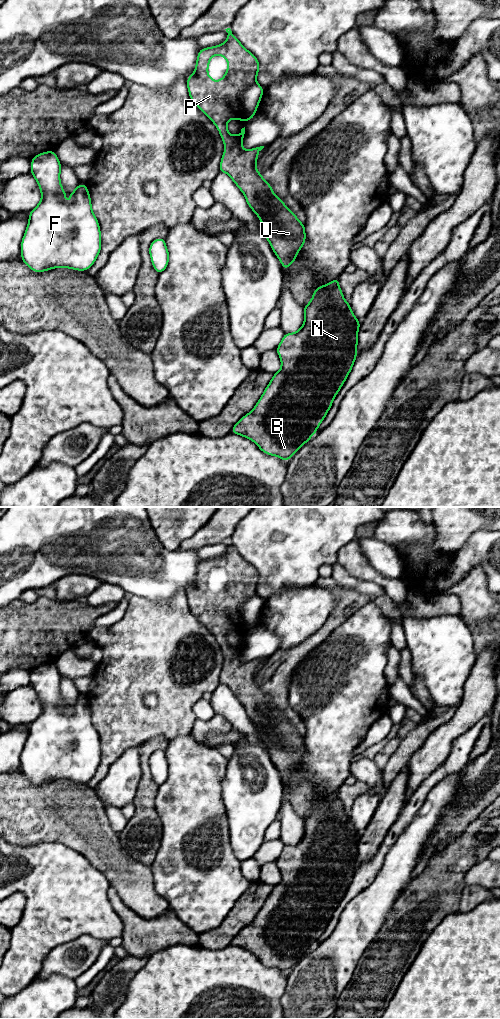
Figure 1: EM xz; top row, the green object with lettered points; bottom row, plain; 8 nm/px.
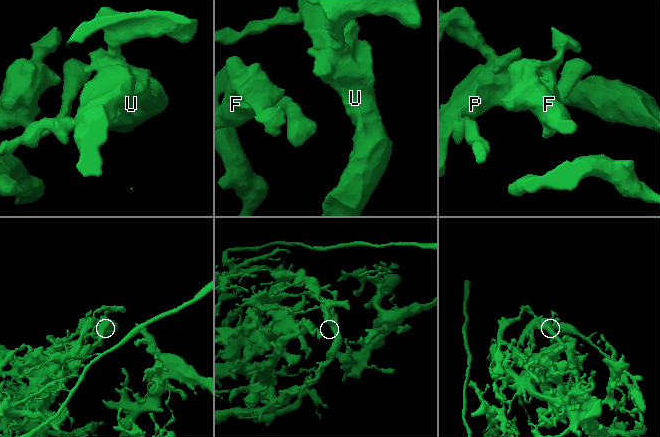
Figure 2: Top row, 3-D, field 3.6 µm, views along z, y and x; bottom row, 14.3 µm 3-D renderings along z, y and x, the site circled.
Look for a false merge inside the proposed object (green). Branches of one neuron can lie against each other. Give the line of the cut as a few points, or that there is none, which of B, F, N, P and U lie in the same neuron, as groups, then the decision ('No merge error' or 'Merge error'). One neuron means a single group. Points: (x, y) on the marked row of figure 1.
Split along xz (255, 81), (241, 93), (240, 102), (245, 112). Groups: B N P U / F. Merge error

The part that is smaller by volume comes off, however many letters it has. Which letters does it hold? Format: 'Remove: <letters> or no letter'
Remove: B, N, P, U

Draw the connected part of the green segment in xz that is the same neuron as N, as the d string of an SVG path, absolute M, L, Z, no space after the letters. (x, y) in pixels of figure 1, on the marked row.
M338 277L314 289L310 302L304 307L304 324L294 333L285 333L275 349L281 360L281 369L273 377L251 412L244 415L232 428L231 434L253 441L267 455L288 461L317 432L333 400L352 370L357 357L358 321L344 299Z

